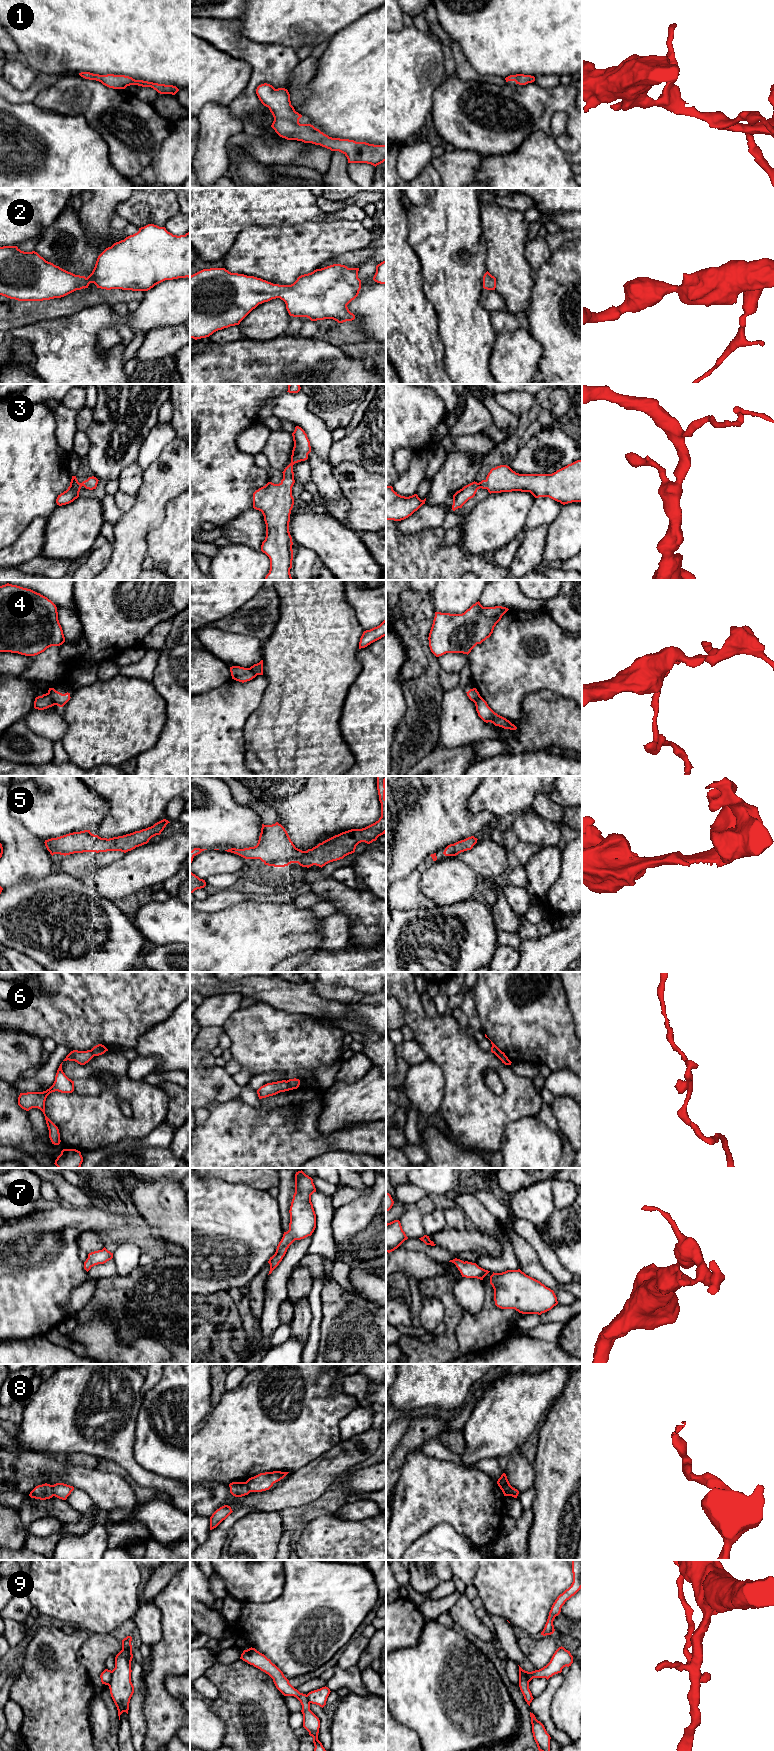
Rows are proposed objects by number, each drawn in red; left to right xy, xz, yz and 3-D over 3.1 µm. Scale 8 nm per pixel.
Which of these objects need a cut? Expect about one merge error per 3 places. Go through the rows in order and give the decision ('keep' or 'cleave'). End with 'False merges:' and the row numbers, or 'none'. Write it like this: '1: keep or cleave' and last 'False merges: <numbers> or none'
1: keep
2: keep
3: keep
4: cleave
5: keep
6: cleave
7: keep
8: keep
9: cleave
False merges: 4, 6, 9

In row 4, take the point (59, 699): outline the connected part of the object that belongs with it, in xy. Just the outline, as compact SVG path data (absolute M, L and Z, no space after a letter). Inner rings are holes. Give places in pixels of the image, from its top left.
M49 688L48 694L51 696L54 703L59 706L63 707L69 700L70 700L70 693L62 694L56 691L54 688Z

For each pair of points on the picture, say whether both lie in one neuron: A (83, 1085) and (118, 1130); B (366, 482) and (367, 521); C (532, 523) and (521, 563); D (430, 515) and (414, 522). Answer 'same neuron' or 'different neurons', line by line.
A: different neurons
B: same neuron
C: different neurons
D: same neuron

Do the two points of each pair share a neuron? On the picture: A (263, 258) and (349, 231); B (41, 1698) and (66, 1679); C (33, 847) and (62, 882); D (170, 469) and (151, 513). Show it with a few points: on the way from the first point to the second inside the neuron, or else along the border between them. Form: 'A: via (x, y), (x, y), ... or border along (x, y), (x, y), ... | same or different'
A: via (284, 253), (328, 239) | same
B: via (47, 1692), (55, 1690), (60, 1685) | same
C: border along (53, 869), (43, 878), (30, 879) | different
D: via (164, 480), (152, 496), (151, 502) | same

